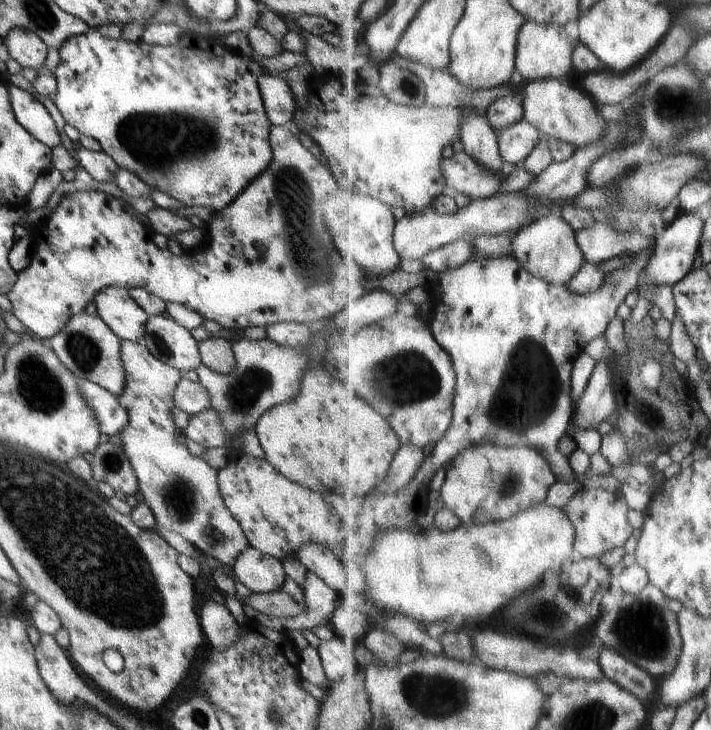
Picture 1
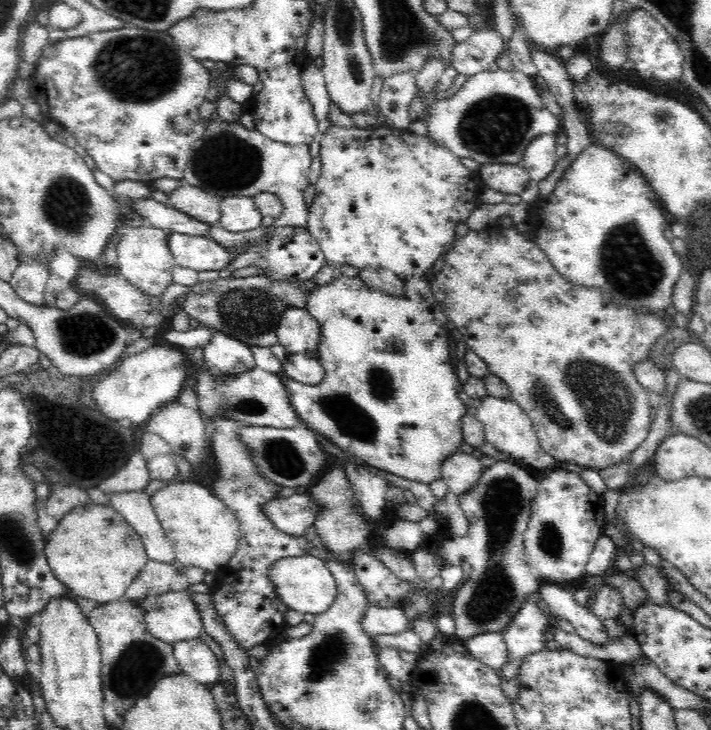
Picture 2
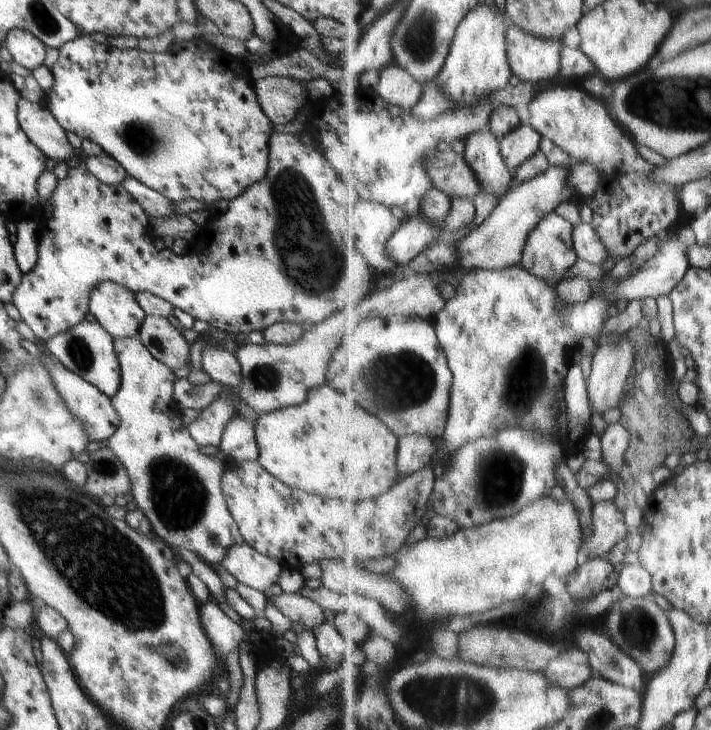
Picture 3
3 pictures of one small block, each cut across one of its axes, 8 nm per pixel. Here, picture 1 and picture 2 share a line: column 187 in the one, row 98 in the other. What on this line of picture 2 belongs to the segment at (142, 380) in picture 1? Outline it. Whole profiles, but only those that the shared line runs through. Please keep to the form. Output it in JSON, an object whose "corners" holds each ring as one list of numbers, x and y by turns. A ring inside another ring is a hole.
{"corners":[[495,67,469,76,452,97,438,99,431,104,430,116,425,117,428,124,426,136,432,138,434,145,450,150,458,159,470,158,480,163,480,166,487,163,522,165,526,148,538,136,558,134,562,130,561,119,542,104,537,90,533,77,516,68,503,70]]}

